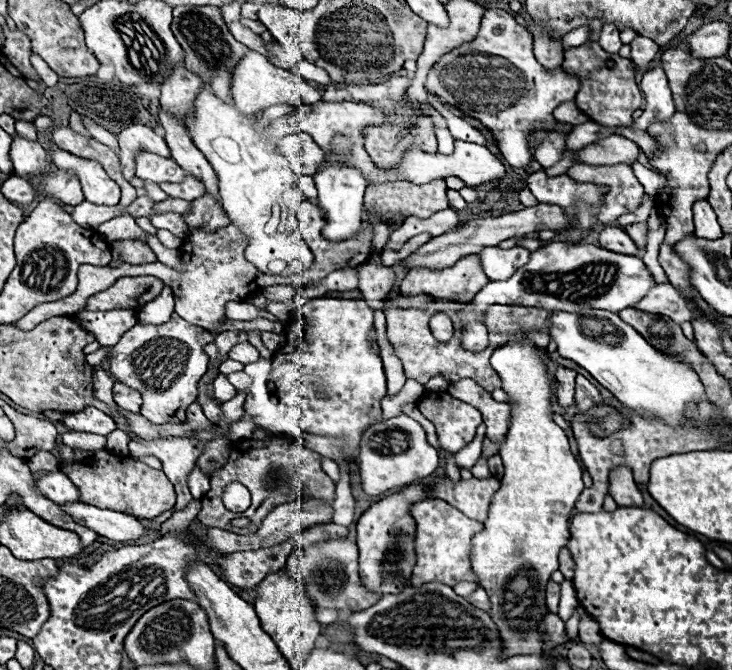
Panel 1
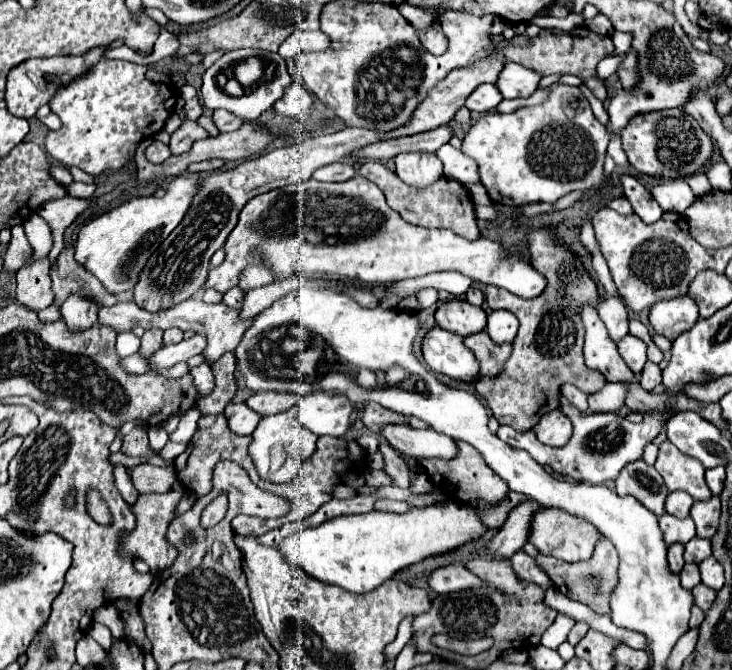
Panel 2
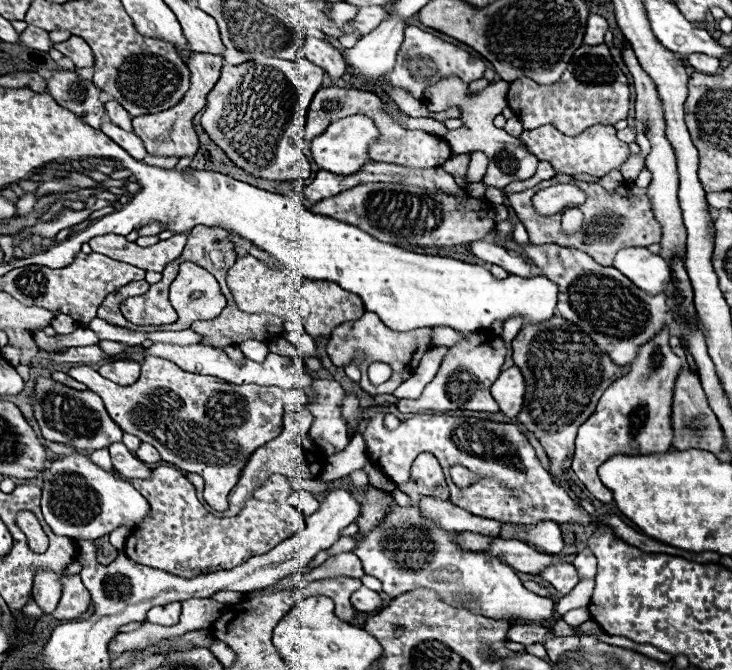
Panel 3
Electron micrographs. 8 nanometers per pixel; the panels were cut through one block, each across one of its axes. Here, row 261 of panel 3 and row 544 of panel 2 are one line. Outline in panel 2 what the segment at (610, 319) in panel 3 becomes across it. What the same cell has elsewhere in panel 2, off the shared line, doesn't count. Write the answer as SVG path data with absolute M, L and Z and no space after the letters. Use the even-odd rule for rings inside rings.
M542 508L540 512L536 512L536 516L532 516L532 536L528 538L528 542L534 544L540 554L554 556L564 562L578 562L588 560L592 556L598 536L600 532L590 522L570 516L560 508Z

